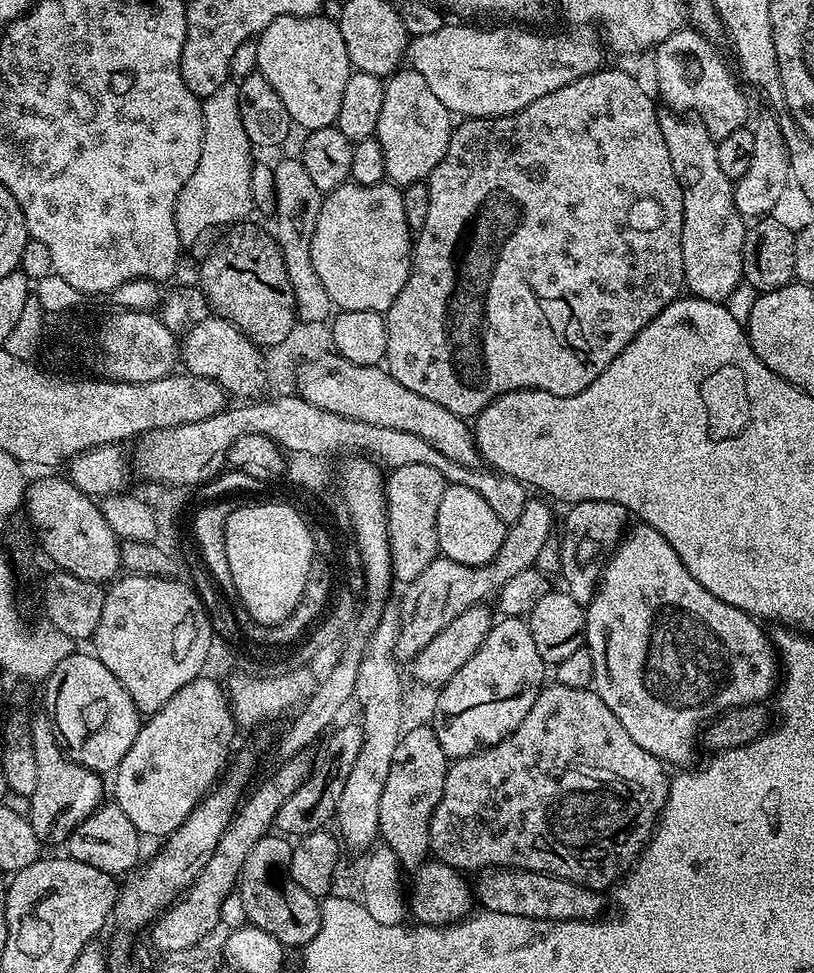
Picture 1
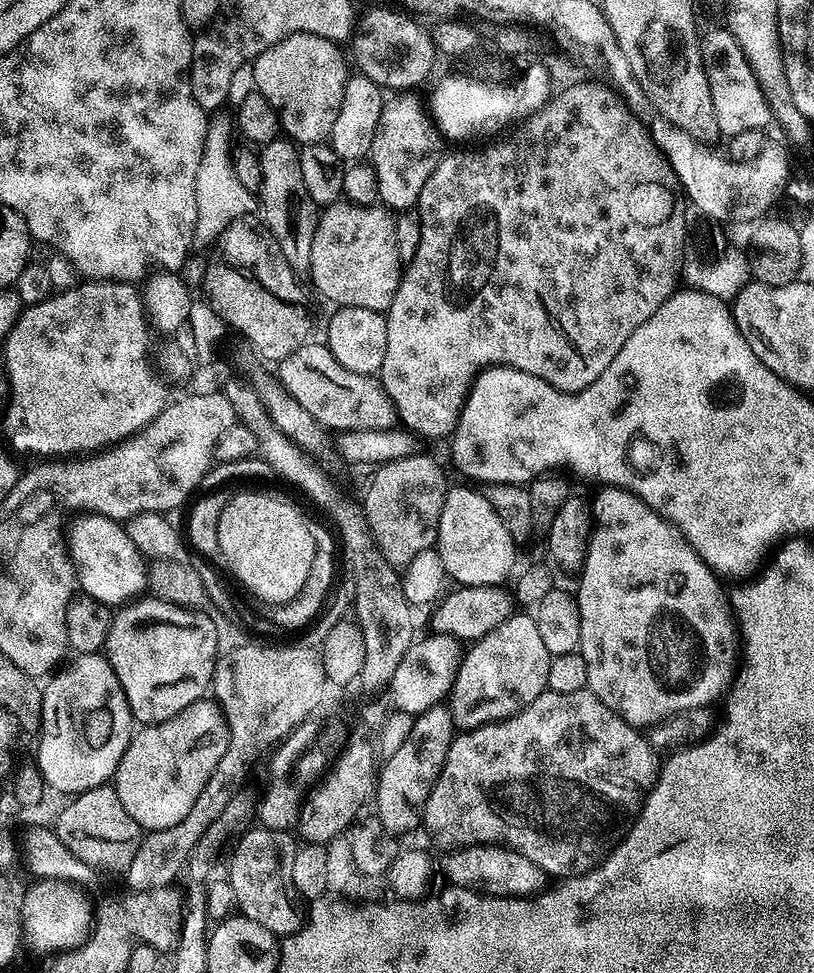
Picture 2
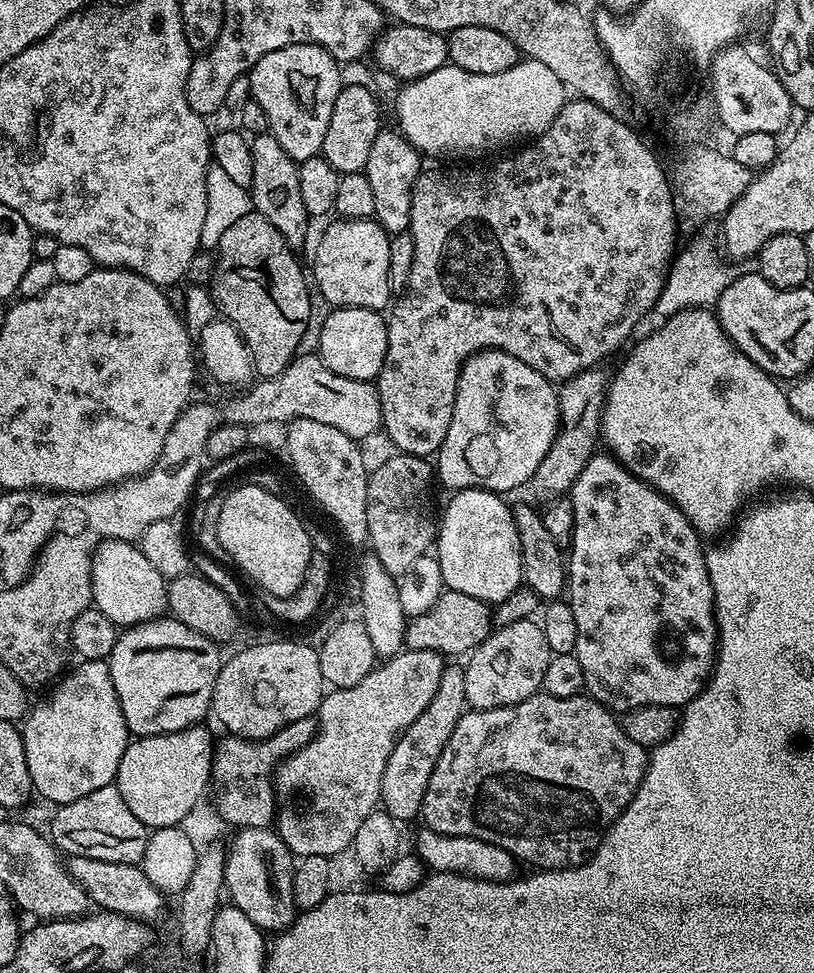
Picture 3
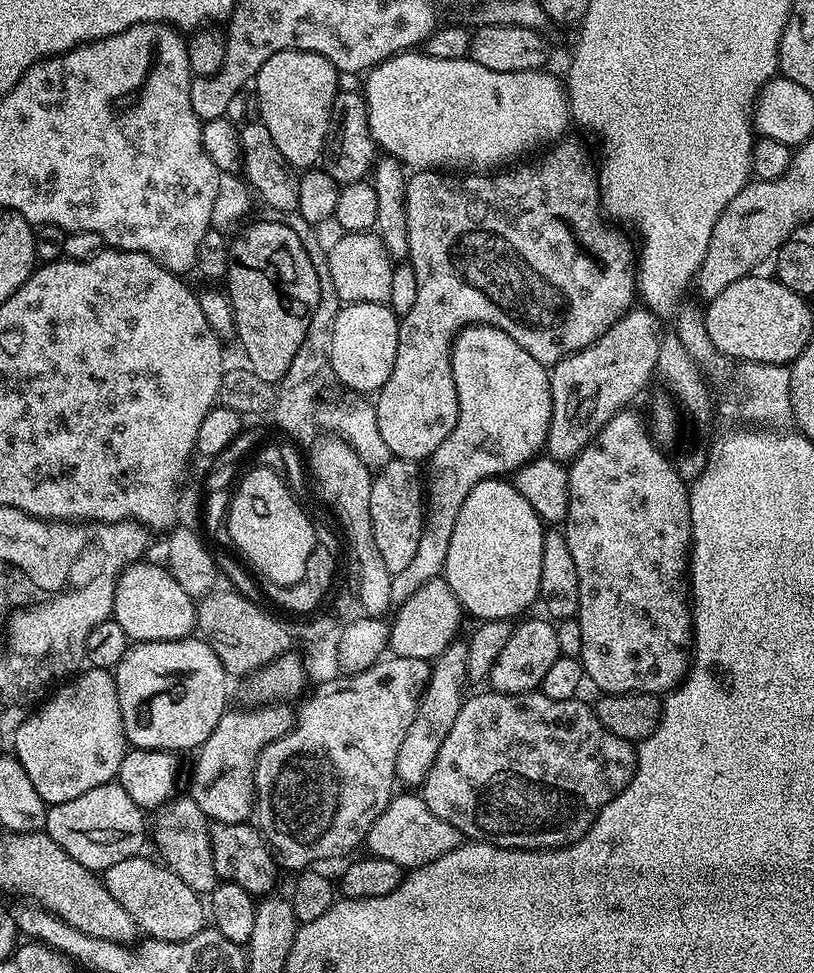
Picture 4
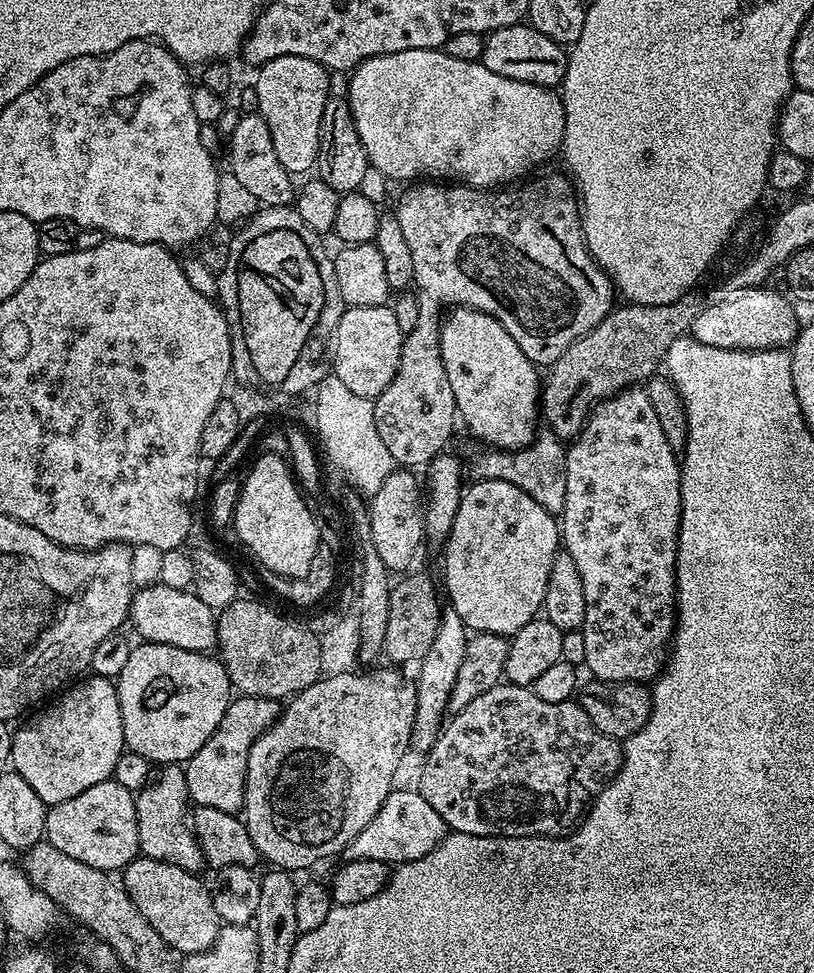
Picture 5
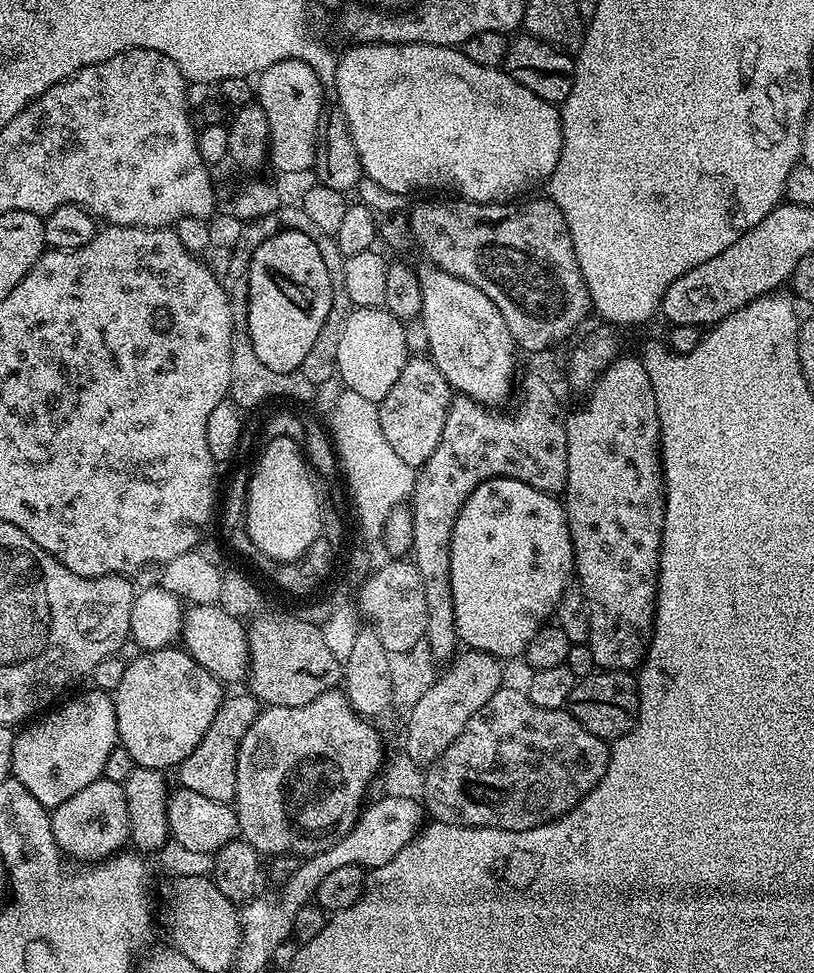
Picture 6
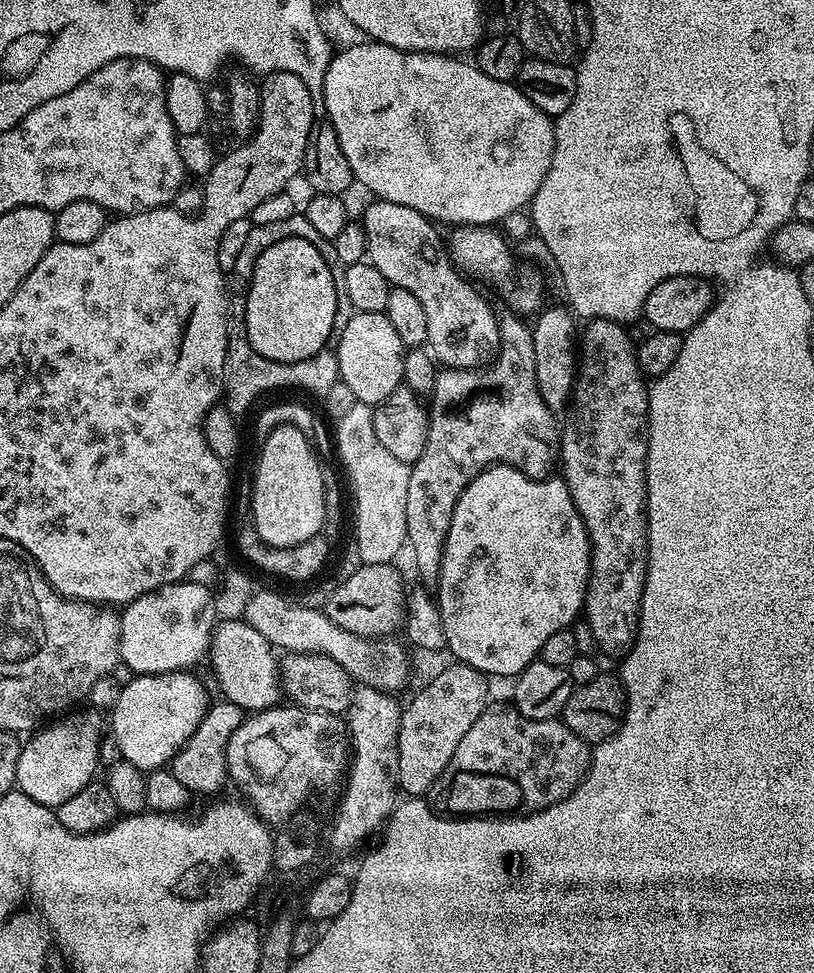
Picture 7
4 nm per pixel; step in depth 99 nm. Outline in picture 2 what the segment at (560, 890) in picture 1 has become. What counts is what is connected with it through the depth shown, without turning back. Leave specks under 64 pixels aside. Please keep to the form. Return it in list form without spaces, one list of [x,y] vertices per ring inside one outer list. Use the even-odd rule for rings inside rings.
[[[475,844],[470,848],[460,848],[447,853],[444,860],[444,876],[449,885],[458,888],[469,888],[472,892],[479,892],[486,896],[510,896],[513,898],[527,898],[538,896],[549,887],[550,877],[542,870],[542,866],[534,866],[530,858],[518,854],[514,850],[499,844]]]

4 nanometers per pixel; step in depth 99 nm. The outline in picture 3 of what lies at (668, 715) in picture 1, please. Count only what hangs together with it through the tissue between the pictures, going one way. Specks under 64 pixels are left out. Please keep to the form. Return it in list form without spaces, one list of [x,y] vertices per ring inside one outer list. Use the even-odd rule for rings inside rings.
[[[593,454],[586,462],[582,474],[574,482],[570,499],[572,502],[572,539],[570,551],[566,556],[566,600],[574,610],[574,622],[578,625],[578,642],[574,655],[582,662],[582,674],[587,695],[593,700],[612,709],[613,713],[623,714],[638,706],[666,706],[679,709],[689,704],[700,693],[712,674],[712,665],[716,662],[716,595],[710,586],[710,574],[706,566],[706,548],[700,545],[701,533],[682,514],[674,502],[670,502],[656,488],[651,488],[629,472],[615,456],[611,454]]]

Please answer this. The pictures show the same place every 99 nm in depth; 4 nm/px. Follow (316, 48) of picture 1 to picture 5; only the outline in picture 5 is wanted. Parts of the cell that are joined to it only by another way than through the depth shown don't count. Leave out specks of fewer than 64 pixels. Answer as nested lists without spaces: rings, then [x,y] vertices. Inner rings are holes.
[[[279,56],[259,65],[260,72],[254,80],[254,87],[258,90],[259,116],[270,126],[270,138],[274,138],[274,151],[278,153],[278,162],[286,171],[299,174],[311,173],[316,166],[318,146],[322,139],[323,110],[326,106],[330,91],[328,91],[329,69],[323,68],[318,62],[301,56]]]

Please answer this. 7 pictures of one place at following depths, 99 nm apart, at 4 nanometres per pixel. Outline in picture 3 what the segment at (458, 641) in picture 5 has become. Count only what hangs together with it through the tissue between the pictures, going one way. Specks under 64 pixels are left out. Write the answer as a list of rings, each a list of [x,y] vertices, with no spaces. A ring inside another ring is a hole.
[[[449,663],[442,670],[442,678],[438,678],[438,690],[434,690],[434,698],[430,698],[430,706],[414,718],[414,722],[406,731],[396,738],[390,758],[386,762],[386,770],[382,770],[382,786],[380,787],[380,804],[397,822],[417,819],[424,801],[424,791],[430,782],[430,774],[434,774],[436,759],[446,750],[446,742],[450,742],[450,734],[454,734],[454,726],[458,726],[458,718],[462,718],[468,708],[466,698],[466,678],[463,667],[459,663]]]

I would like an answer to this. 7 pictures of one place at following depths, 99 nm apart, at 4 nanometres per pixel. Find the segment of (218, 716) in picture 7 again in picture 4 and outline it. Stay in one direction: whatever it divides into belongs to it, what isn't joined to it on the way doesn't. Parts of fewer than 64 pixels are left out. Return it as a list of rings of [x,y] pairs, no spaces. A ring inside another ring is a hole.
[[[255,707],[254,712],[232,712],[225,710],[222,718],[218,718],[218,726],[210,730],[210,738],[201,744],[195,753],[196,765],[192,768],[192,792],[190,798],[198,802],[198,810],[206,814],[209,821],[217,824],[243,824],[253,815],[256,802],[256,758],[271,740],[278,739],[282,727],[276,720],[268,721],[263,707]]]

